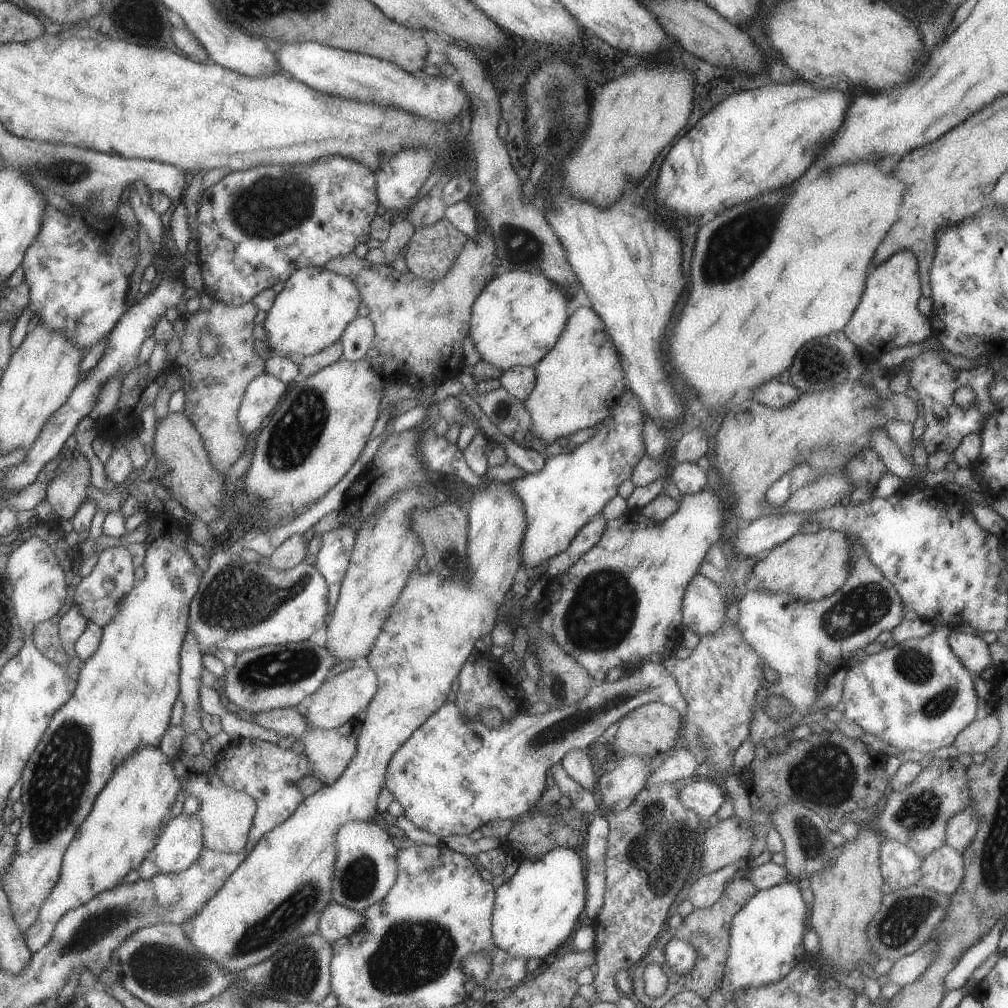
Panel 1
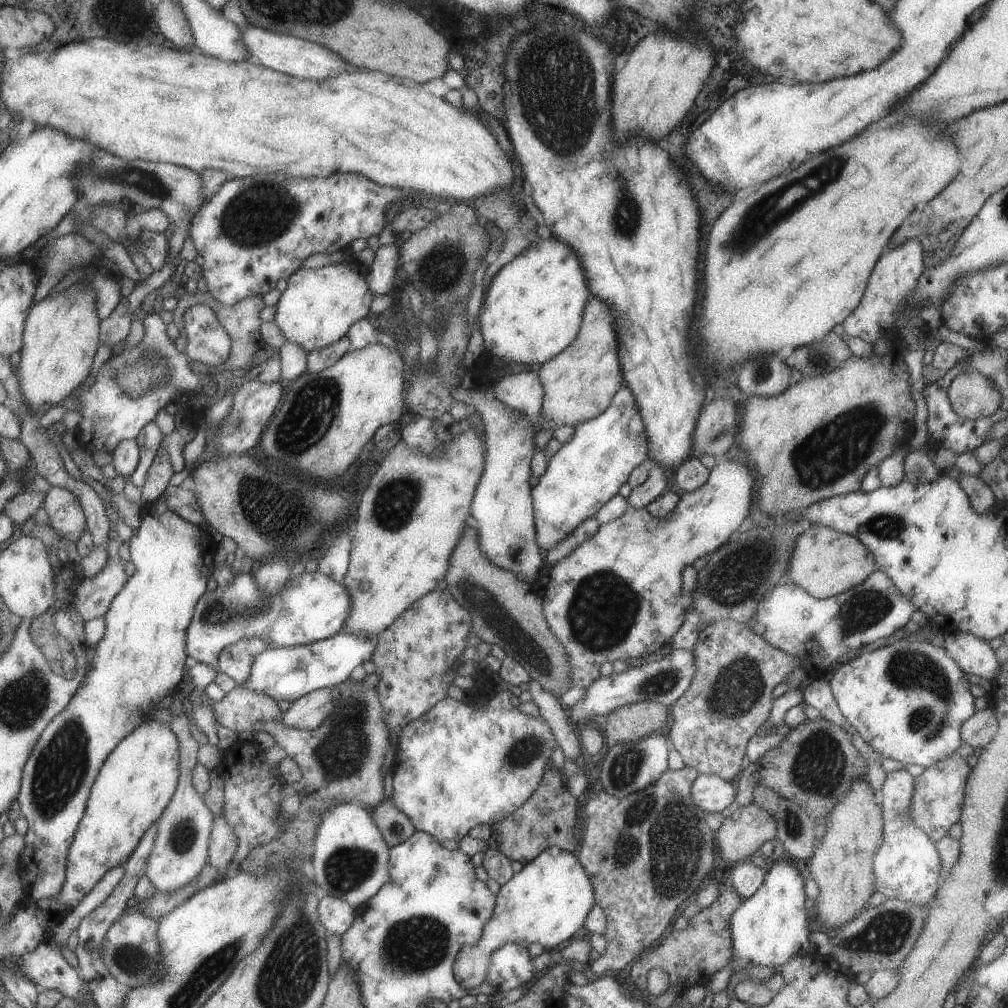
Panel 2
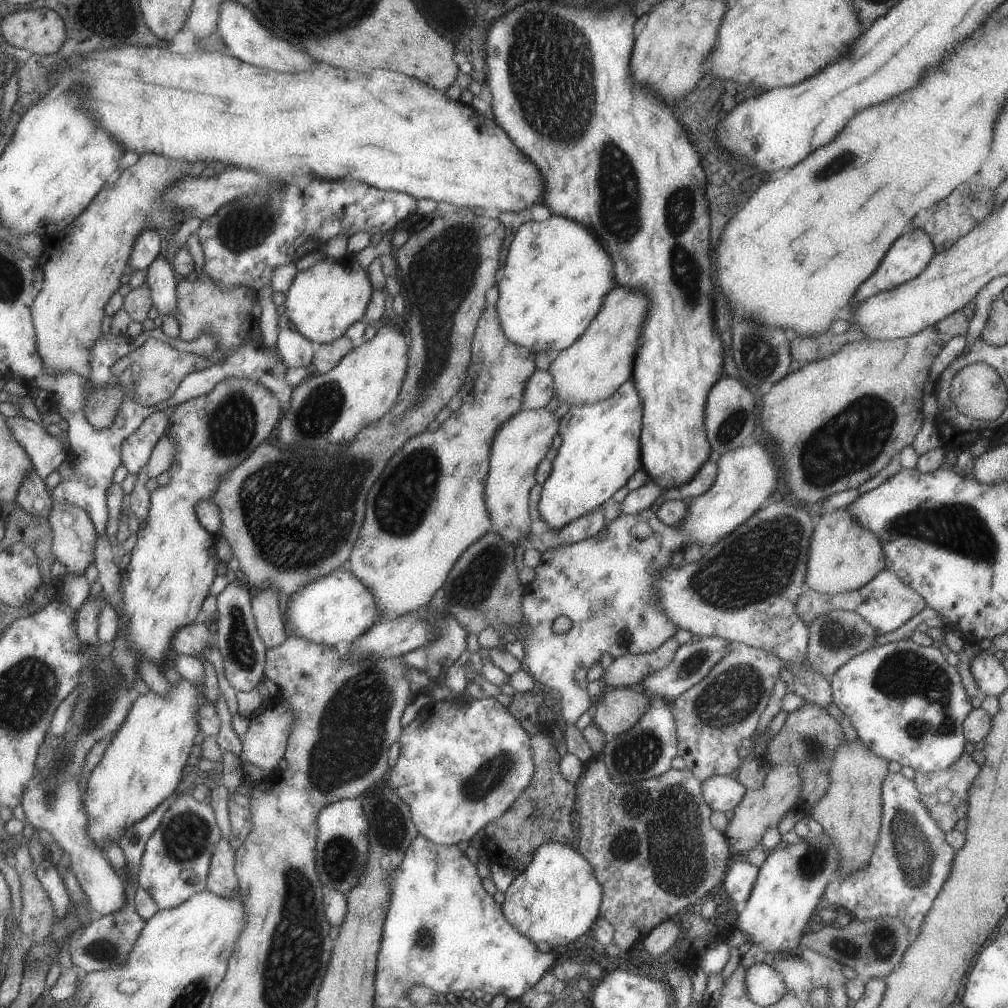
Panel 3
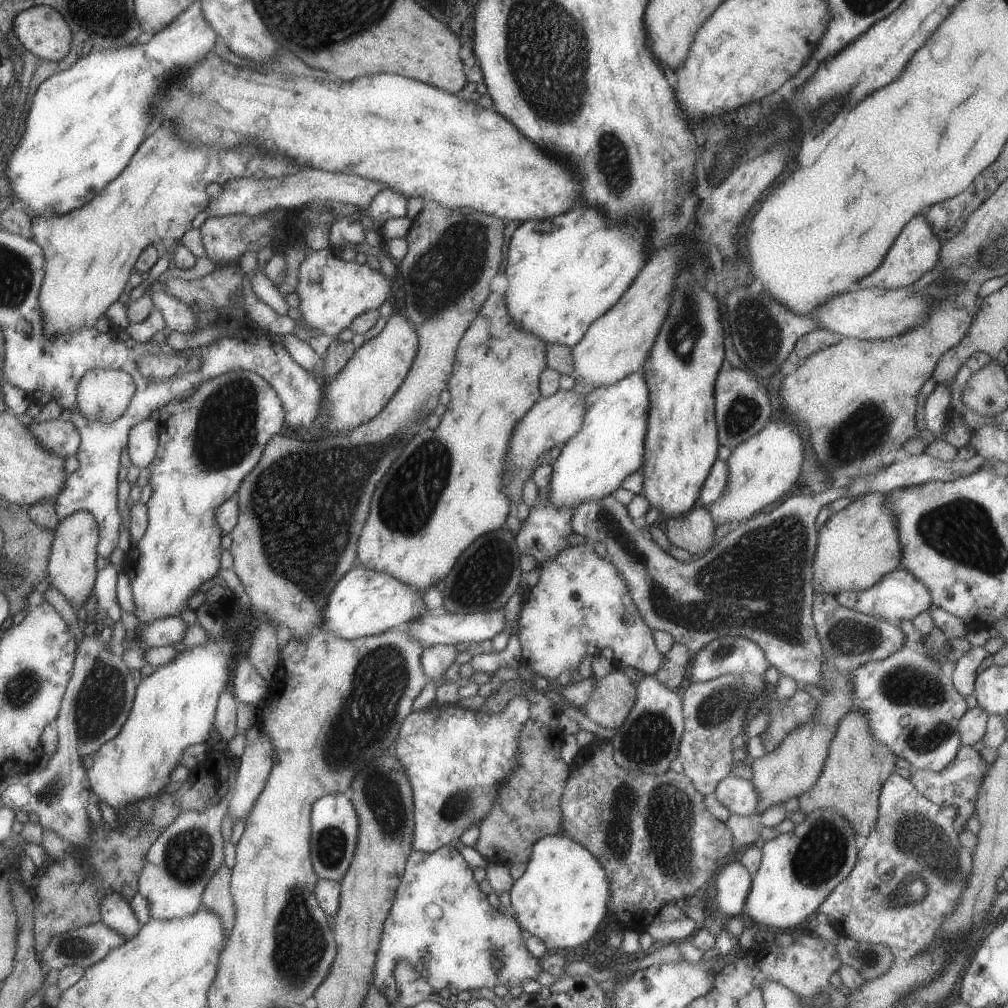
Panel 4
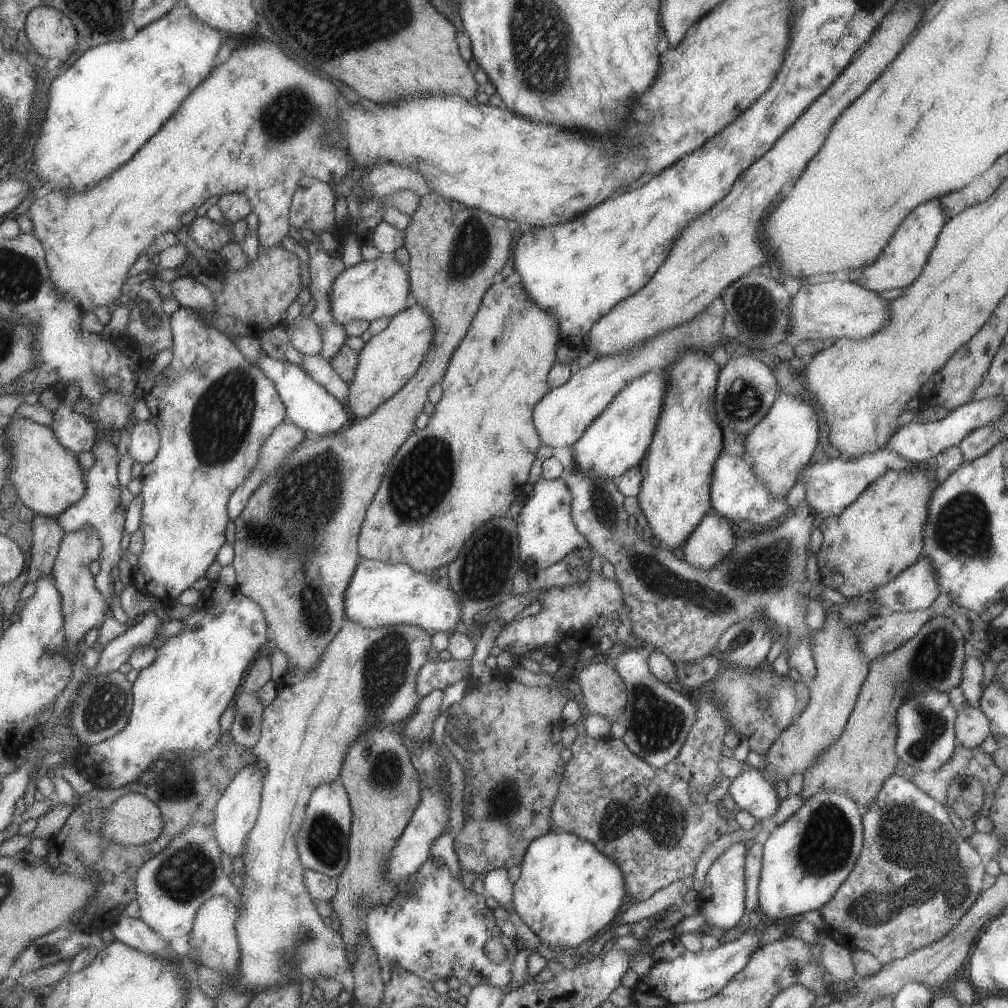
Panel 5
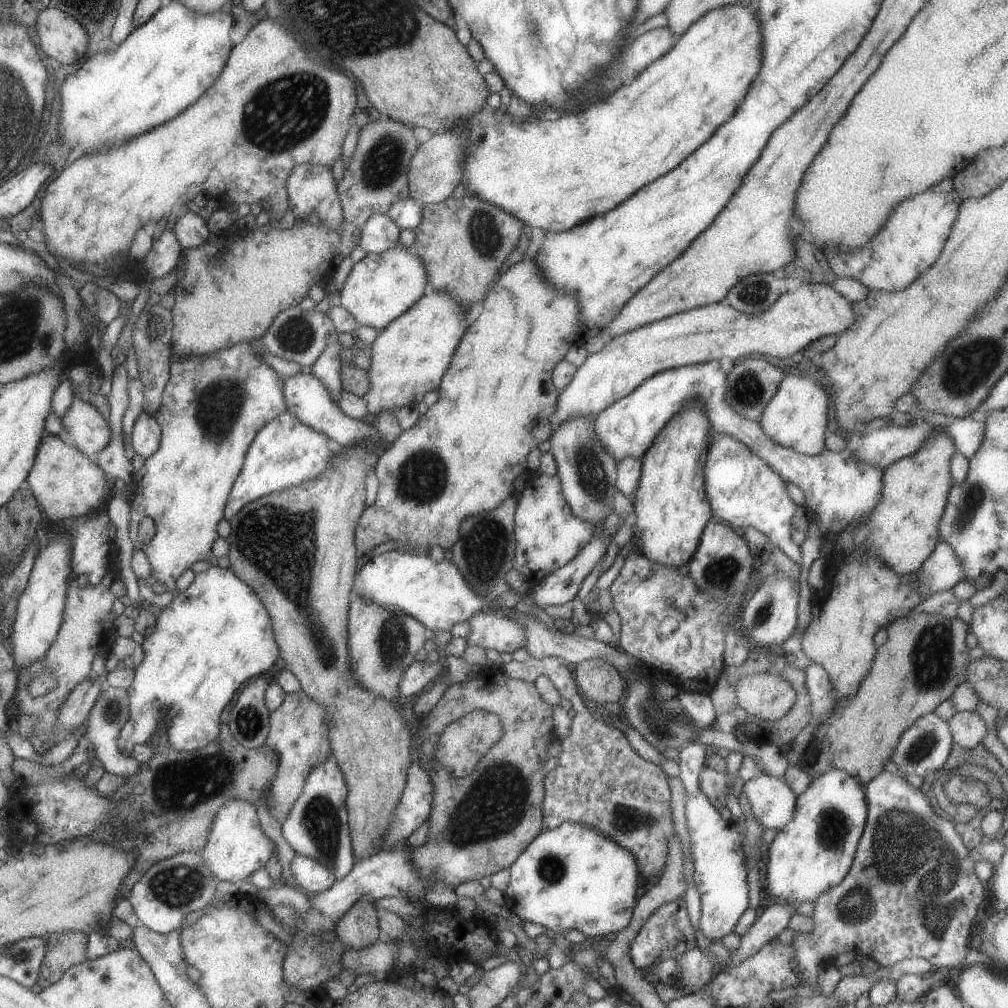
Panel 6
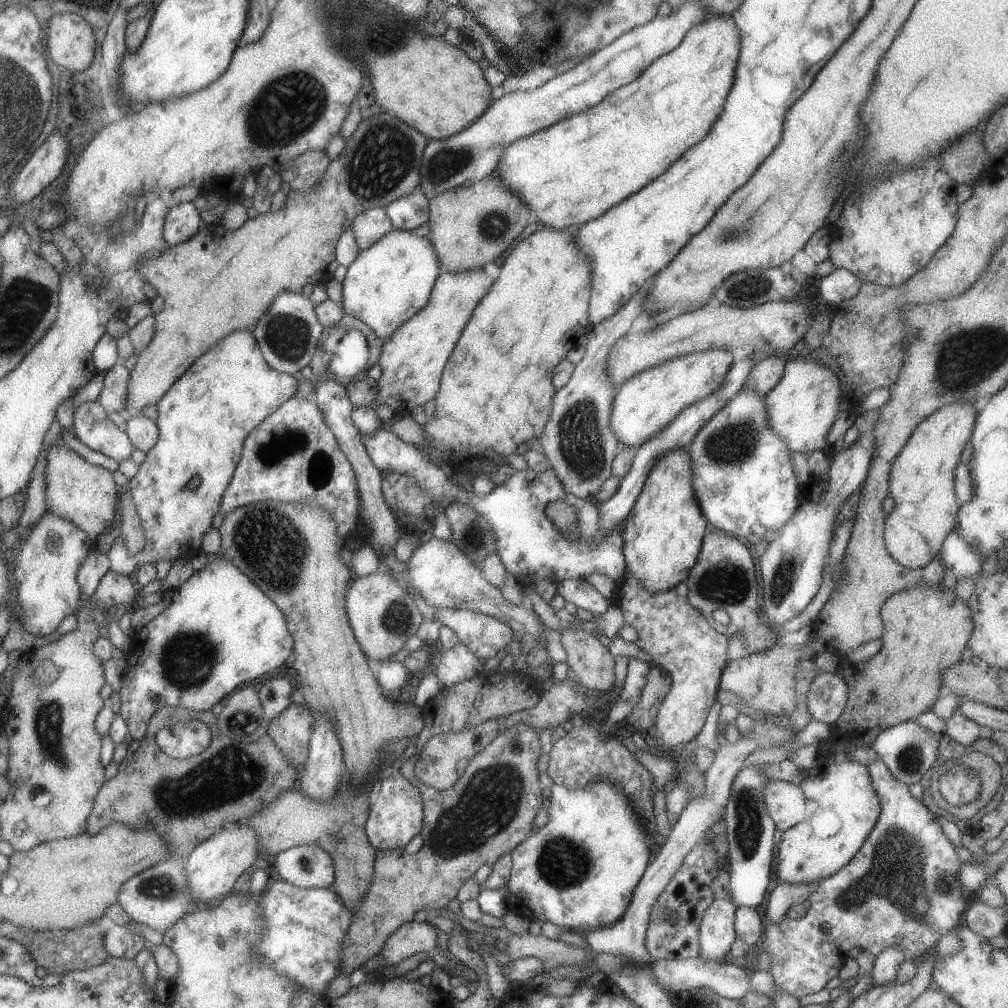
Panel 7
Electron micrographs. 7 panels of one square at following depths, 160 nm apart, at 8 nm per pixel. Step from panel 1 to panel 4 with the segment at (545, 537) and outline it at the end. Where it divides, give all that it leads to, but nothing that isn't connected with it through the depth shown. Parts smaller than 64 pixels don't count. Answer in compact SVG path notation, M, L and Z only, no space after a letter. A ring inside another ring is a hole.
M637 370L620 382L610 386L601 386L595 389L590 388L587 396L583 398L583 422L579 432L569 438L560 447L561 453L551 464L553 474L547 491L549 500L555 508L577 507L577 504L585 500L599 500L611 492L616 492L623 482L625 476L640 470L643 464L643 454L645 454L645 438L647 436L647 412L649 410L649 390L645 384L642 370Z

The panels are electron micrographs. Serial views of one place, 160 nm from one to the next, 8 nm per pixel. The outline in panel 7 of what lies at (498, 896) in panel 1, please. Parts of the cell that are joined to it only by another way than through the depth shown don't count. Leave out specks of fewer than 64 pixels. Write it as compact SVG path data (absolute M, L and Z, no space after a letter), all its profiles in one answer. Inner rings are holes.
M595 778L589 786L577 790L560 785L552 785L549 790L547 823L532 831L511 850L512 866L507 890L523 904L534 921L549 922L575 932L610 926L623 916L645 868L650 864L649 834L643 830L643 824L631 808L631 802L627 802L623 790L609 780Z

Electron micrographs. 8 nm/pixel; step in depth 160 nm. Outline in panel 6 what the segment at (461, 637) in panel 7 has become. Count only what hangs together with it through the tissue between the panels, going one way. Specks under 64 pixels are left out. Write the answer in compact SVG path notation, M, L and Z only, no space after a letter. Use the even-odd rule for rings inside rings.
M480 611L465 621L469 628L464 638L466 646L477 646L484 651L491 649L500 654L523 649L523 628L505 616Z

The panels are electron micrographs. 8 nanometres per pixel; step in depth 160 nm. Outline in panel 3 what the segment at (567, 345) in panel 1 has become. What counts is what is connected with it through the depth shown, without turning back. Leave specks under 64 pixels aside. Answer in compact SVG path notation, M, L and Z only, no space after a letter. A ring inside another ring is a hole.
M619 285L604 294L599 310L588 322L583 334L571 346L554 354L546 370L552 376L554 395L559 404L565 403L570 409L602 401L611 396L621 383L631 379L632 362L647 301L646 295Z

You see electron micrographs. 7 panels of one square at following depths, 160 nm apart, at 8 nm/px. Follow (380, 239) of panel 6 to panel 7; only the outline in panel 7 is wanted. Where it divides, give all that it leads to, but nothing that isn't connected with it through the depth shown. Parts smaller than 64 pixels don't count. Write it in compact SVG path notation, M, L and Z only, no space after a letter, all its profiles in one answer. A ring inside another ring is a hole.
M374 207L357 214L352 220L351 228L357 247L364 250L385 236L393 226L385 215L384 208Z

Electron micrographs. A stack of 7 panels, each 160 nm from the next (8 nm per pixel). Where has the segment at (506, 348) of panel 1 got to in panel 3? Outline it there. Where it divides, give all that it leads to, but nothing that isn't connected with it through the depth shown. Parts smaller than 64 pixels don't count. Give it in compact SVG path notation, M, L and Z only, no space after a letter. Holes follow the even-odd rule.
M550 215L547 219L539 222L528 221L523 223L518 228L509 245L502 271L503 275L501 280L495 284L498 288L498 297L494 304L496 319L507 340L524 348L528 353L534 354L534 356L540 352L554 355L565 350L568 346L571 346L571 343L575 342L575 339L579 338L580 334L583 334L583 331L587 328L588 322L591 322L591 319L599 310L600 302L604 294L607 294L607 291L611 290L611 287L617 286L614 279L613 268L611 268L611 262L609 262L609 257L603 250L600 242L585 227L561 215Z

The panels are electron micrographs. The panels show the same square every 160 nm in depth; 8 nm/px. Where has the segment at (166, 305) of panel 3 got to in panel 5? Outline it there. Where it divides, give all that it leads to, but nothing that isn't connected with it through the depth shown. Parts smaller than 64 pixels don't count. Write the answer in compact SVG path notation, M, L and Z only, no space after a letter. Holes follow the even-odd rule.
M180 306L170 315L170 327L172 333L171 360L169 364L163 368L161 380L157 386L153 386L149 392L149 398L153 402L147 402L147 408L151 412L151 422L157 428L159 434L159 447L157 455L151 462L143 464L141 475L138 478L141 482L141 491L139 496L142 498L143 506L141 507L141 519L139 522L139 530L143 536L143 545L141 554L137 556L137 569L131 570L131 583L144 594L158 598L164 605L175 602L176 598L199 578L204 578L209 565L215 561L217 550L224 544L224 532L228 521L226 514L226 506L231 496L231 492L247 478L247 474L251 472L251 468L255 466L255 460L259 456L259 446L263 444L263 440L275 430L277 424L281 424L286 420L285 406L281 403L274 383L257 368L255 364L247 362L243 354L239 352L237 346L232 340L222 335L211 326L203 326L198 322L199 314L194 309Z

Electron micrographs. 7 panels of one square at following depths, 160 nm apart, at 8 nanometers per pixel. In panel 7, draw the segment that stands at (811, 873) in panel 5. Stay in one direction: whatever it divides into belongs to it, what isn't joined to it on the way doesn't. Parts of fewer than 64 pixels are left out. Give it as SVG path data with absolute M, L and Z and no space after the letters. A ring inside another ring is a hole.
M849 759L809 769L798 785L805 804L804 818L783 831L775 874L779 881L801 884L821 881L851 861L875 826L881 806L866 766Z

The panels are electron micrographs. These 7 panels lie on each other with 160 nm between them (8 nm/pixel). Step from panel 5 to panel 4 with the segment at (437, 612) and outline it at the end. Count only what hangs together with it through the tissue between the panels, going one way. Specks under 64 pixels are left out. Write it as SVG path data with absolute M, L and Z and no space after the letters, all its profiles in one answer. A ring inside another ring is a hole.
M363 566L351 568L329 594L327 606L323 608L321 629L333 632L344 640L353 640L361 636L377 635L388 629L406 627L409 622L419 618L420 611L415 608L421 596L415 588L395 580L391 574Z

